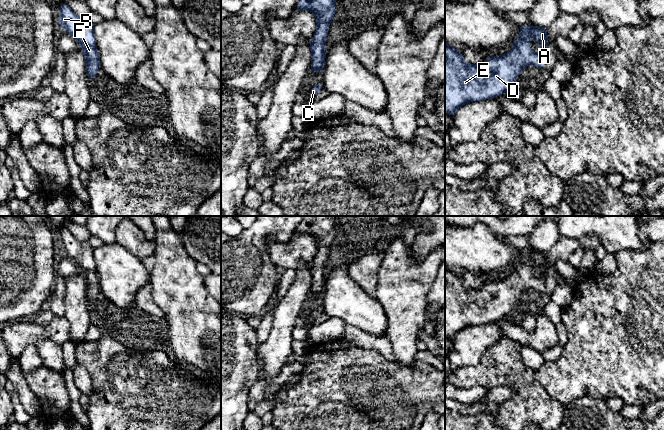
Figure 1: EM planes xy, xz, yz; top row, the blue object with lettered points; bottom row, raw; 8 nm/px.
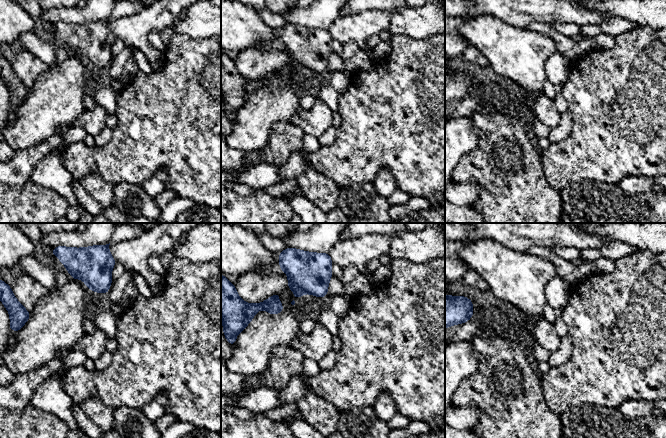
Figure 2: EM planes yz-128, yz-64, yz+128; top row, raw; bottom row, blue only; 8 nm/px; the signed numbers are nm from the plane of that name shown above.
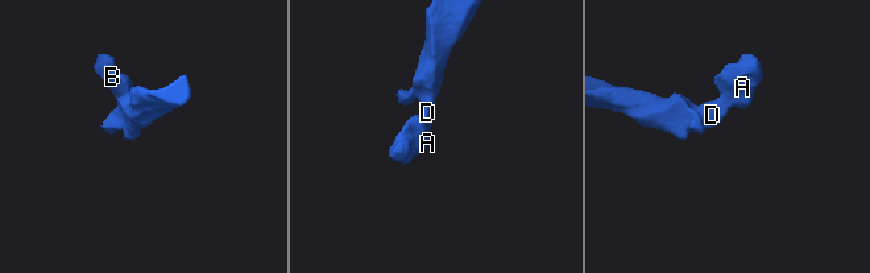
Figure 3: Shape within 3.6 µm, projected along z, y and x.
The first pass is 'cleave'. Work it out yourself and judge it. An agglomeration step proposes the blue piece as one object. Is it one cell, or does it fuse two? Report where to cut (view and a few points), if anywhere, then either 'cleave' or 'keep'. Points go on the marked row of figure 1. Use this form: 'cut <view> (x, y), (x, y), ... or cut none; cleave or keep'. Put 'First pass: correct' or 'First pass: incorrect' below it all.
cut none; keep
First pass: incorrect

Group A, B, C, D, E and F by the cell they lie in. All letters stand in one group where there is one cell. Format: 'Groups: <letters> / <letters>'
Groups: A B C D E F

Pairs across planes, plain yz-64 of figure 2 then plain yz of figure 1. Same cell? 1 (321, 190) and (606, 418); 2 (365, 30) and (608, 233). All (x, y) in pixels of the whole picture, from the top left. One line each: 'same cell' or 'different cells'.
1: different cells
2: different cells

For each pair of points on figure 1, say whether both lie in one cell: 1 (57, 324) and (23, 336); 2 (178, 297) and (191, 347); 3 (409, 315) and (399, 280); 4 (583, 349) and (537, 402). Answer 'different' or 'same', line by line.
1: same
2: same
3: same
4: different

